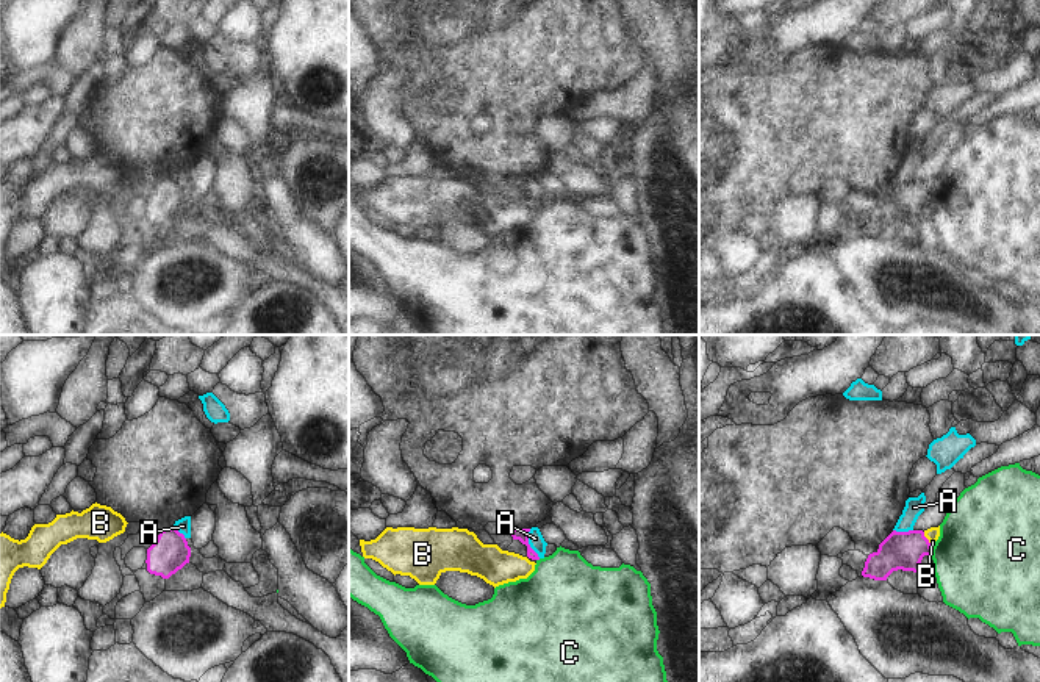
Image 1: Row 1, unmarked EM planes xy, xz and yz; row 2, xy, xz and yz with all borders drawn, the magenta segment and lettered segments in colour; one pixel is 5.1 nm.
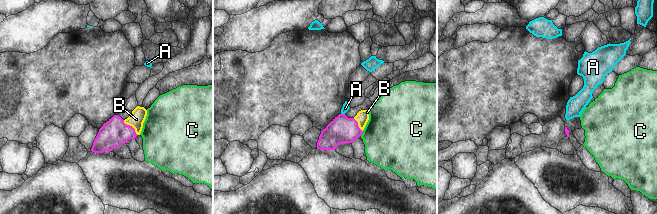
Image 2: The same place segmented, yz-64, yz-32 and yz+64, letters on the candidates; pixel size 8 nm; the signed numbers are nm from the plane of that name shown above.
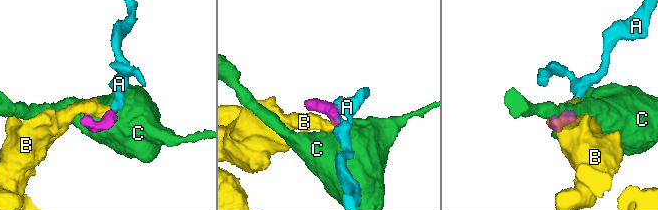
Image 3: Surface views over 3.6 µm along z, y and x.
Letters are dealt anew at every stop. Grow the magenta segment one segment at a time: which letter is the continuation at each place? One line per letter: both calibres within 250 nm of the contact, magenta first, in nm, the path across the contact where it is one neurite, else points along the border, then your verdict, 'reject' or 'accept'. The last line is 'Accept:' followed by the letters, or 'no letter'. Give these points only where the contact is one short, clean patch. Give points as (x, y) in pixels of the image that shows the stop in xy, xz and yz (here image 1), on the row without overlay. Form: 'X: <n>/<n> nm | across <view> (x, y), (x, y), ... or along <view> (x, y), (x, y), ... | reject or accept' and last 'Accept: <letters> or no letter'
A: 60/80 nm | along xz (529, 179), (529, 196), (540, 207) | reject
B: 190/70 nm | across yz (904, 201), (928, 190), (932, 183) | accept
C: 190/460 nm | along yz (932, 197), (929, 204) | reject
Accept: B

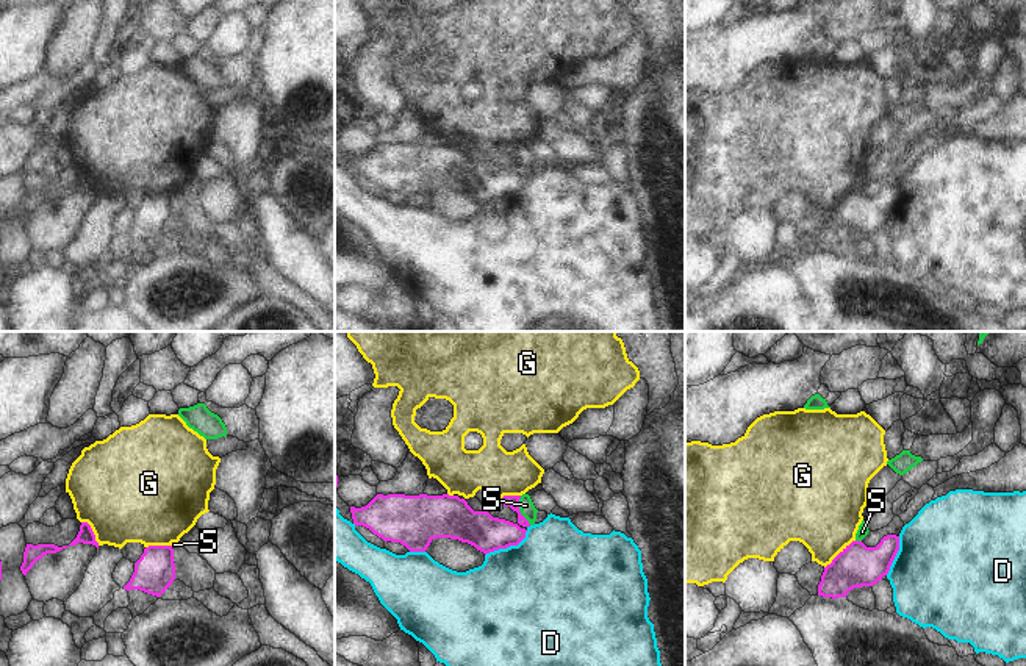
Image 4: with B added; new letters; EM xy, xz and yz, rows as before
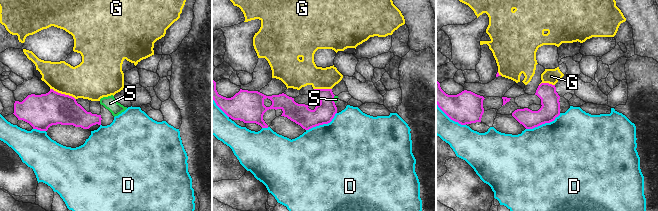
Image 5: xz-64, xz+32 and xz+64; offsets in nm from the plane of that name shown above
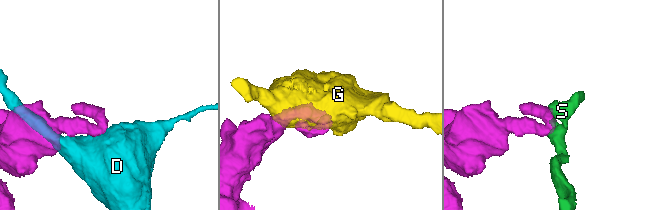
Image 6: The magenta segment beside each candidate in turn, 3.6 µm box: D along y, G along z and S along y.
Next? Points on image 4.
D: 190/480 nm | reject
G: 220/400 nm | along yz (854, 189), (825, 218) | reject
S: 190/80 nm | along xz (520, 146), (520, 163), (530, 174) | reject
Accept: no letter

